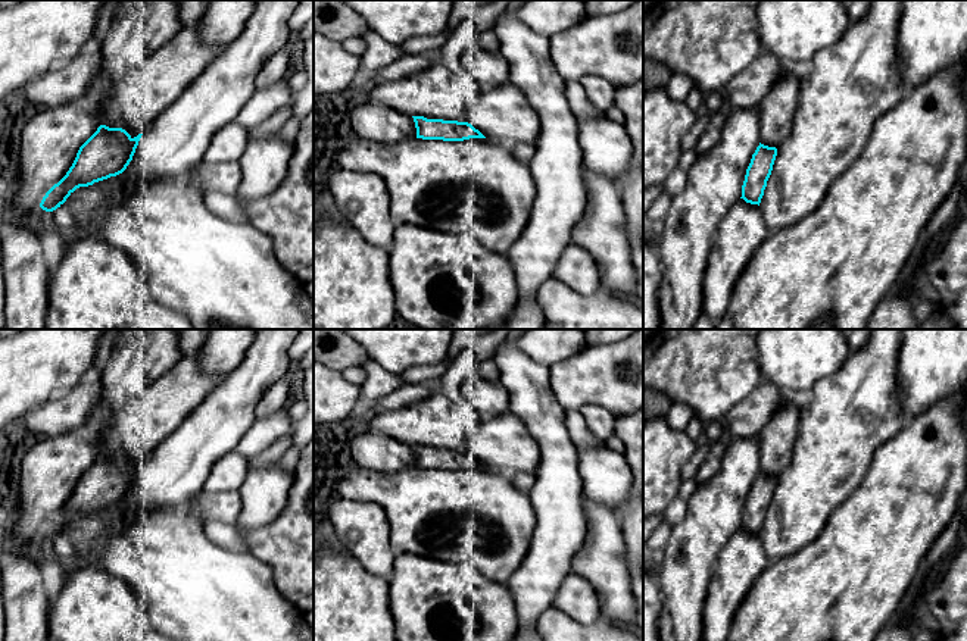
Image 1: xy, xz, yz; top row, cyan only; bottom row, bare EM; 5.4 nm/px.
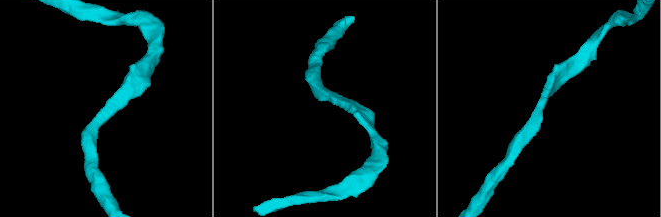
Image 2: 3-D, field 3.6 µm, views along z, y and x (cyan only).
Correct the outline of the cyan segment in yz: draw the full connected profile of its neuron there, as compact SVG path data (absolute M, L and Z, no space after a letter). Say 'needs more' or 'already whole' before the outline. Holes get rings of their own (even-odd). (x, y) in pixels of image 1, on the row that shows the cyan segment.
needs more | M787 69L759 104L759 146L752 154L742 185L746 203L758 204L764 196L777 156L777 147L787 138L799 101L801 79Z

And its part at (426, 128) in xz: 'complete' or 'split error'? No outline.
split error

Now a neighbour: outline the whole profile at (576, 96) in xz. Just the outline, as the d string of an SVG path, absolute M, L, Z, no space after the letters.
M565 81L565 99L577 121L593 118L601 110L589 100L580 81Z

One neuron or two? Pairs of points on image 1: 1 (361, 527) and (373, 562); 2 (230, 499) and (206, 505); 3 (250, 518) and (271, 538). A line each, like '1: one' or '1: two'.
1: one
2: one
3: two

